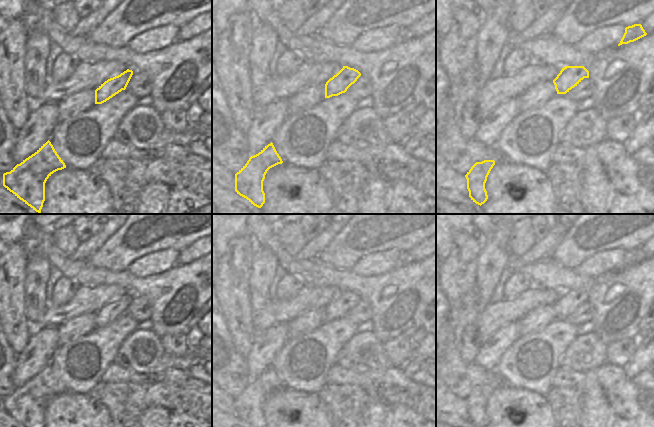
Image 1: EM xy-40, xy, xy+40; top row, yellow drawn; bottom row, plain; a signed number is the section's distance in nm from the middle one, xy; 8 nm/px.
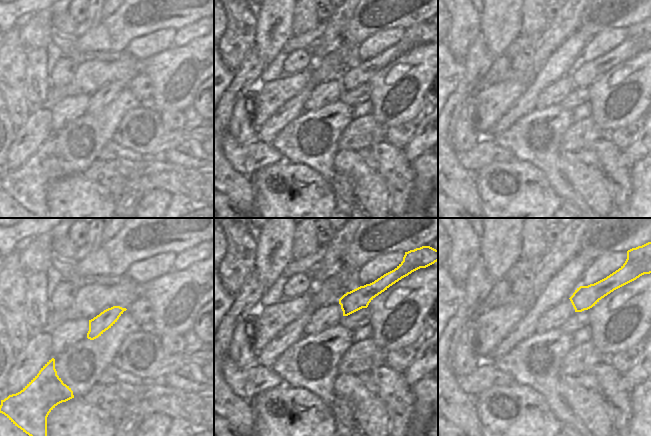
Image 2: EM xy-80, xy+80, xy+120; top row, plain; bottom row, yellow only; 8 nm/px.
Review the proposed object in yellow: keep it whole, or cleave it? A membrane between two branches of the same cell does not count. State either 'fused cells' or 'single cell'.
fused cells

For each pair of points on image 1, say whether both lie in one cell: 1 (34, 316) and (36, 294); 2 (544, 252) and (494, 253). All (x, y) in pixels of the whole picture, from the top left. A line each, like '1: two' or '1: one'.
1: one
2: two

